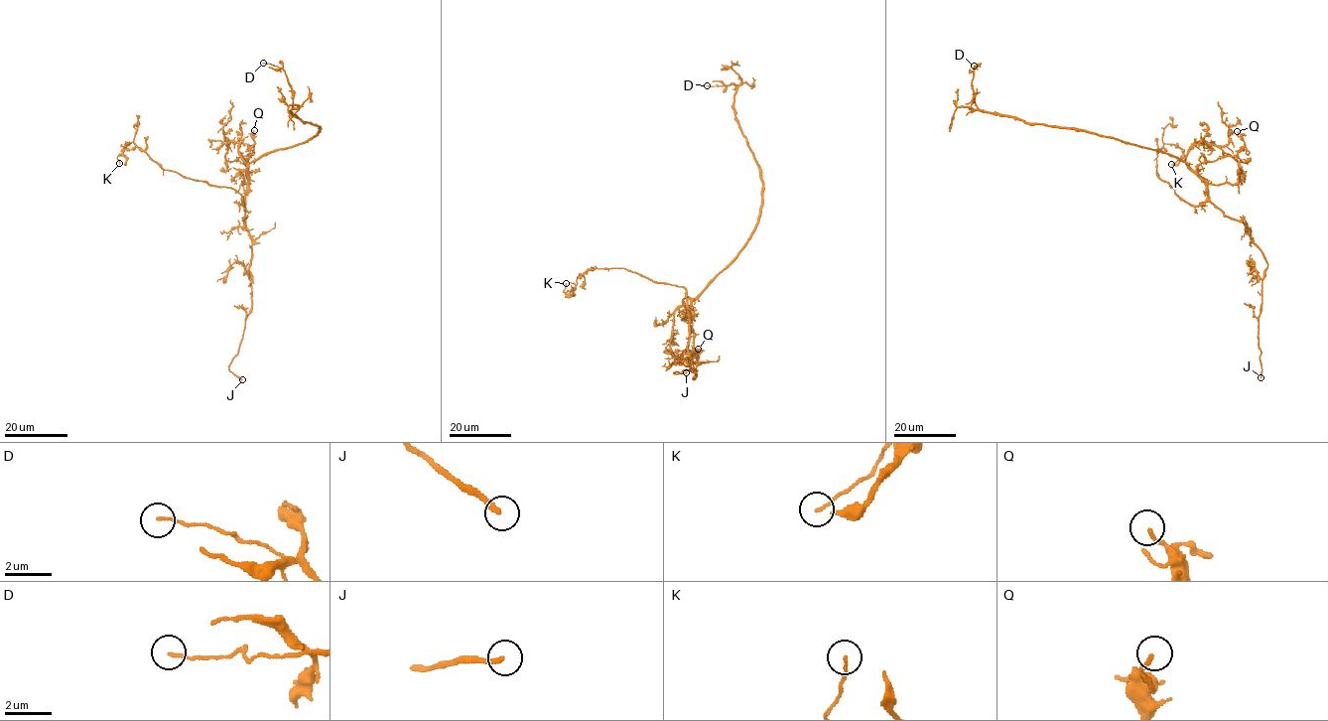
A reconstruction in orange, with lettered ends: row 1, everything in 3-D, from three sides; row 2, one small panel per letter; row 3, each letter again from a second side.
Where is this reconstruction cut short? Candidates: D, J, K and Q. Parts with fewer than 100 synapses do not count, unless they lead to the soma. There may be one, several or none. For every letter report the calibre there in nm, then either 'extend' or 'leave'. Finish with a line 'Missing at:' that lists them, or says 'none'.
D: 100 nm thick; leave
J: 240 nm thick; extend
K: 100 nm thick; leave
Q: 150 nm thick; leave
Missing at: J

